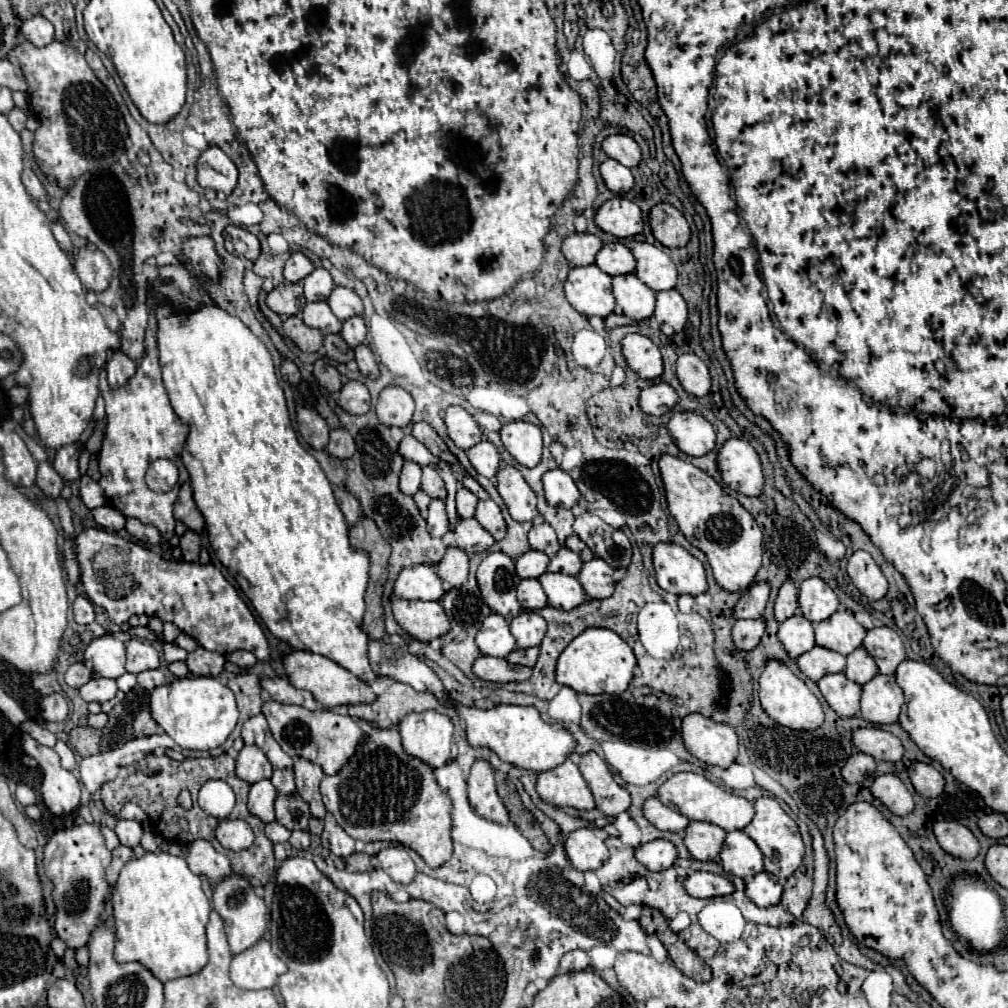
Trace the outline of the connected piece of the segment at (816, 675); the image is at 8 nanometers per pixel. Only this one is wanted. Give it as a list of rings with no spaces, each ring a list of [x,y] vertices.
[[[814,646],[812,650],[800,654],[796,658],[798,668],[804,672],[806,678],[818,682],[822,676],[826,674],[834,674],[834,672],[844,672],[846,666],[846,656],[832,652],[828,648],[822,646]]]

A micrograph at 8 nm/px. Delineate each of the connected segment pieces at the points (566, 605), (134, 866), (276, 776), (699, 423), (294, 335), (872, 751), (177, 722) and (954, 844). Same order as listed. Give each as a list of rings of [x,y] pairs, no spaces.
[[[546,572],[546,574],[542,574],[542,578],[538,578],[538,582],[542,584],[542,588],[548,596],[548,604],[558,610],[572,610],[572,608],[580,606],[586,598],[578,578],[574,578],[574,576]]]
[[[148,852],[120,870],[112,892],[116,962],[140,962],[160,982],[190,976],[208,962],[206,924],[210,902],[202,890],[200,876],[192,874],[186,860],[168,852]]]
[[[274,770],[270,780],[276,786],[276,790],[286,794],[286,796],[294,794],[294,790],[296,790],[296,786],[294,786],[294,772],[292,770]]]
[[[676,412],[668,420],[668,430],[686,456],[704,456],[716,446],[712,424],[696,412]]]
[[[290,316],[284,320],[284,334],[302,350],[302,352],[316,352],[324,338],[318,330],[308,328],[300,316]]]
[[[858,728],[852,734],[852,742],[860,752],[870,754],[876,760],[898,762],[904,756],[902,742],[894,734],[880,728]]]
[[[186,676],[170,684],[162,684],[150,694],[152,718],[164,732],[180,746],[190,750],[212,750],[226,742],[238,722],[238,708],[234,694],[218,678],[212,676]]]
[[[954,820],[936,822],[934,834],[936,834],[936,840],[942,846],[942,850],[956,856],[956,858],[972,860],[980,852],[980,844],[974,838],[974,834],[966,826],[958,824]]]

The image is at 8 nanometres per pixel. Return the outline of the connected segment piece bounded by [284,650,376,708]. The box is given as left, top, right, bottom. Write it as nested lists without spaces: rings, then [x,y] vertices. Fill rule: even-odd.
[[[290,652],[284,656],[284,666],[288,672],[288,680],[314,694],[314,698],[324,706],[324,708],[334,708],[340,704],[358,704],[358,702],[374,702],[376,694],[372,690],[372,686],[366,680],[360,680],[358,676],[354,676],[352,672],[348,672],[346,668],[342,668],[340,664],[336,664],[334,660],[320,656],[320,654],[312,654],[312,652]]]

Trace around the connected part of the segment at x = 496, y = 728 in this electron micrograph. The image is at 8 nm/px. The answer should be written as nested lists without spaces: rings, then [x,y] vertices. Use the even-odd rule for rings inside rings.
[[[502,704],[490,710],[482,710],[476,706],[458,706],[458,716],[466,722],[466,740],[470,742],[470,746],[486,746],[494,754],[498,754],[502,762],[508,762],[522,770],[552,770],[554,766],[560,766],[576,746],[572,734],[564,726],[542,722],[534,706]]]

